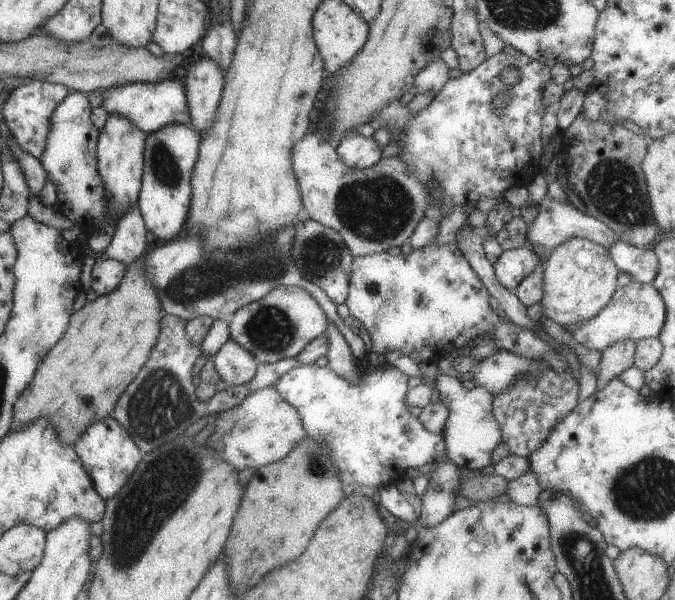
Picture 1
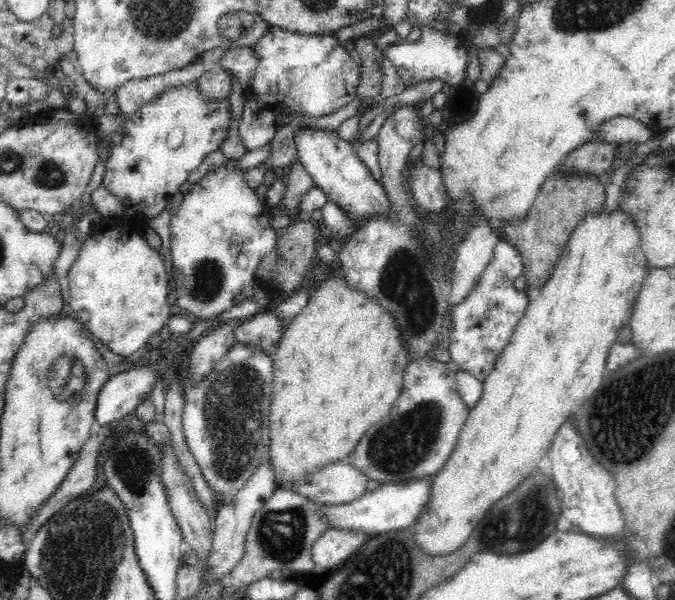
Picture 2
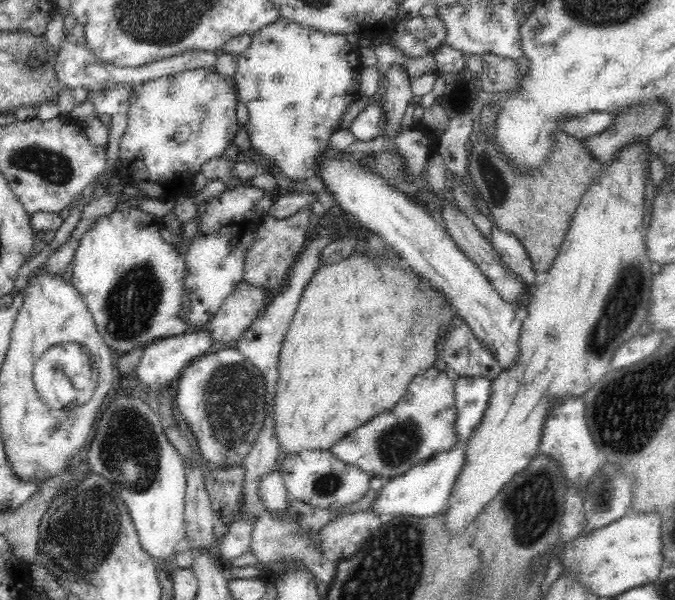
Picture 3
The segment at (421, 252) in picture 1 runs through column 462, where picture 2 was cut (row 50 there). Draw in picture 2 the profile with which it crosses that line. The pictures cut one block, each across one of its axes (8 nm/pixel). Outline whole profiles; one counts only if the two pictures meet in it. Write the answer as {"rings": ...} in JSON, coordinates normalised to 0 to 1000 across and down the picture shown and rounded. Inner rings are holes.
{"rings":[[[401,45],[378,75],[370,78],[381,90],[385,110],[382,110],[378,135],[369,145],[370,160],[364,167],[354,200],[354,237],[367,252],[382,250],[401,237],[407,222],[425,207],[424,197],[436,187],[474,197],[474,193],[486,193],[498,187],[529,163],[532,110],[520,100],[516,85],[510,82],[504,68],[492,62],[492,57],[441,57],[415,45]]]}

